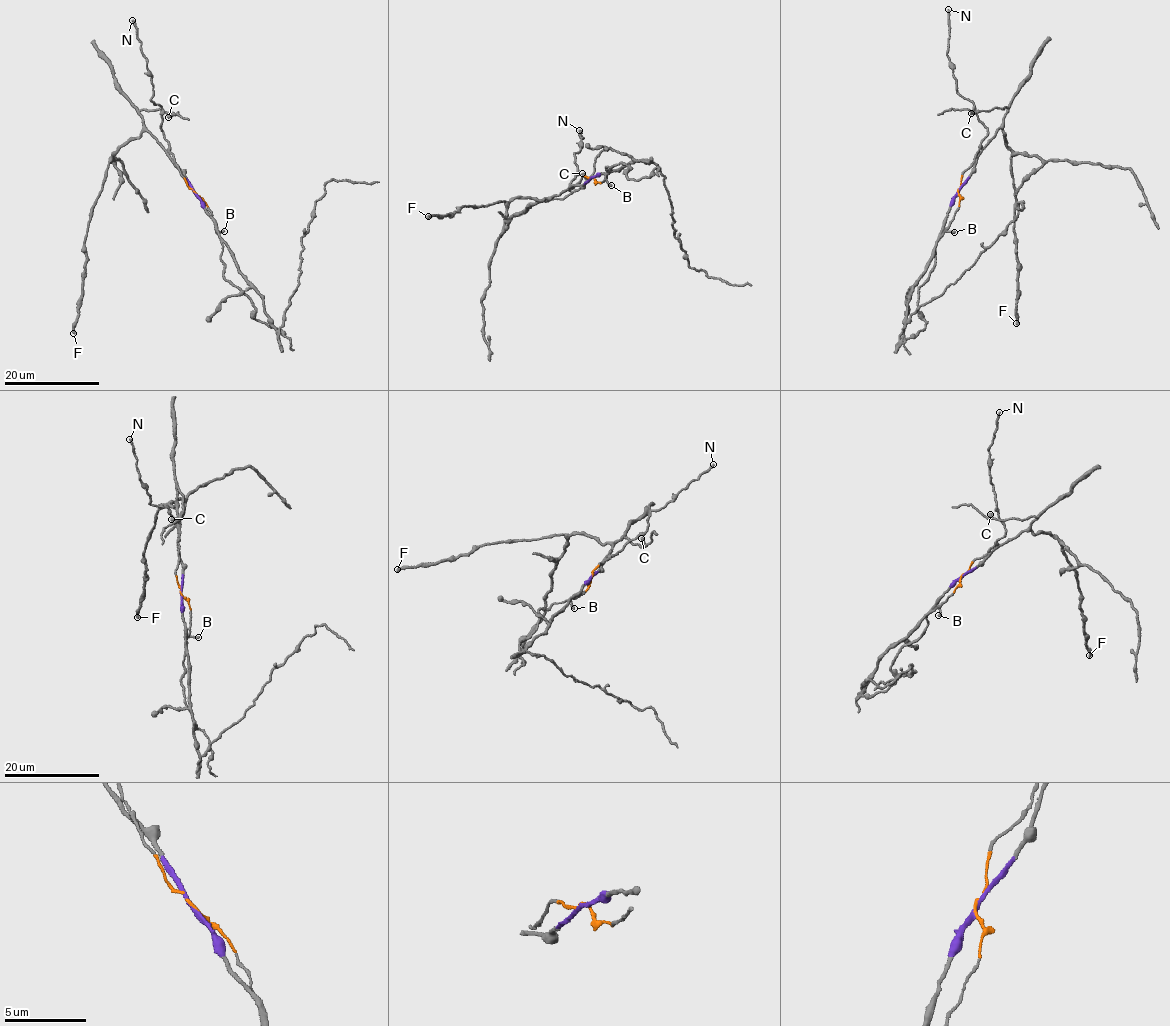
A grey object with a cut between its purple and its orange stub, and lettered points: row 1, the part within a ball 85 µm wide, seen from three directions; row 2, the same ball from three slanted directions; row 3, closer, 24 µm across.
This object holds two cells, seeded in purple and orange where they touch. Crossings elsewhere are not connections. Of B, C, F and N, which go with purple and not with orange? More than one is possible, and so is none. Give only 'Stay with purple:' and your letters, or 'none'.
Stay with purple: C, F

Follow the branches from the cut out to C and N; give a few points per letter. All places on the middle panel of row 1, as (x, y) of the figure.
C: (592, 177), (586, 183), (571, 185), (546, 200), (563, 199), (579, 189), (586, 180), (582, 173)
N: (592, 177), (583, 176), (569, 190), (570, 182), (578, 174), (575, 153), (580, 151), (583, 137), (579, 130)

